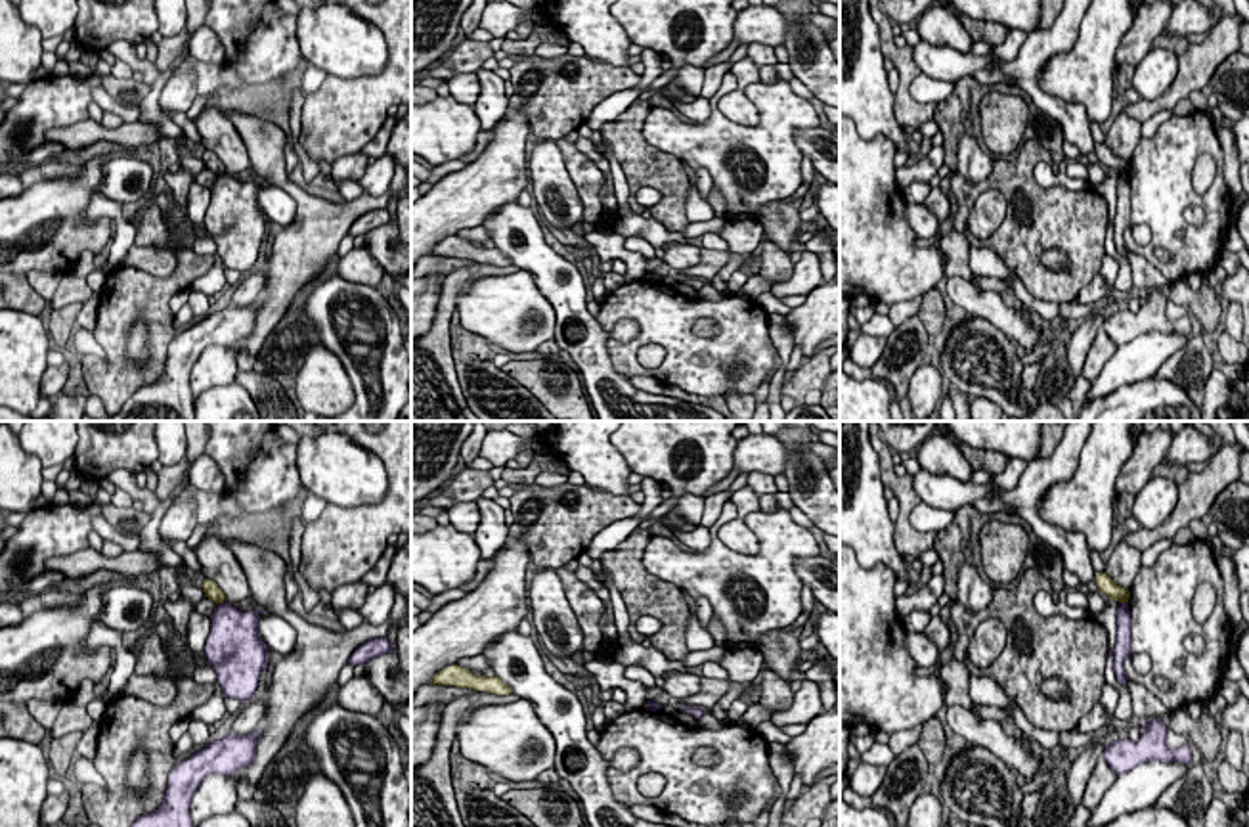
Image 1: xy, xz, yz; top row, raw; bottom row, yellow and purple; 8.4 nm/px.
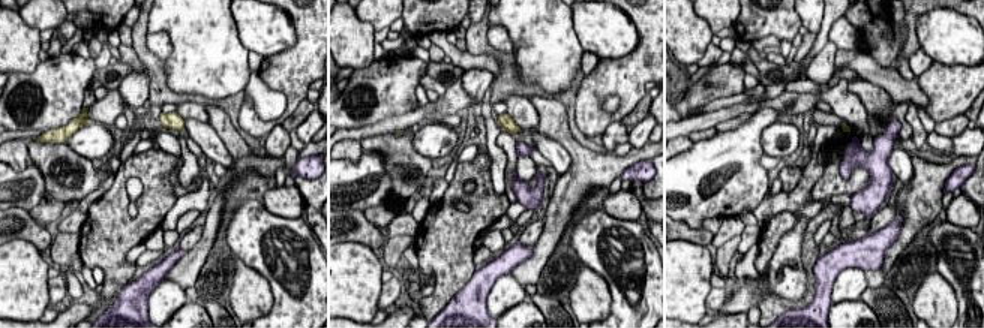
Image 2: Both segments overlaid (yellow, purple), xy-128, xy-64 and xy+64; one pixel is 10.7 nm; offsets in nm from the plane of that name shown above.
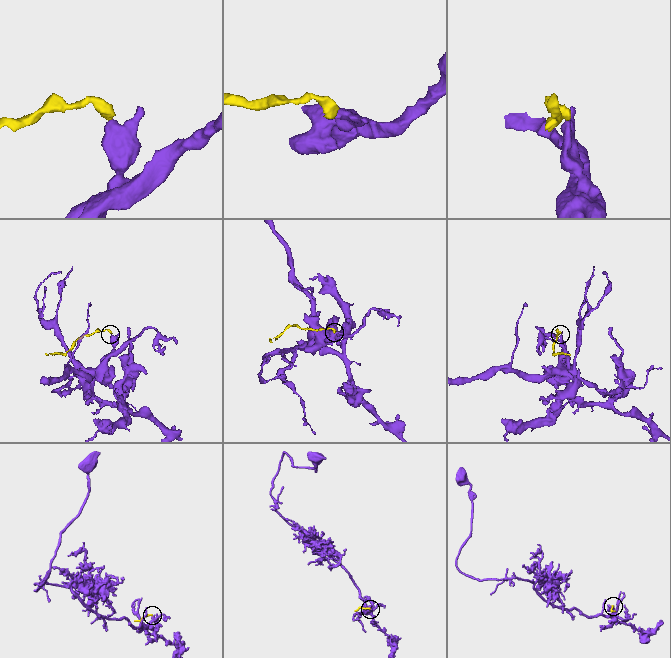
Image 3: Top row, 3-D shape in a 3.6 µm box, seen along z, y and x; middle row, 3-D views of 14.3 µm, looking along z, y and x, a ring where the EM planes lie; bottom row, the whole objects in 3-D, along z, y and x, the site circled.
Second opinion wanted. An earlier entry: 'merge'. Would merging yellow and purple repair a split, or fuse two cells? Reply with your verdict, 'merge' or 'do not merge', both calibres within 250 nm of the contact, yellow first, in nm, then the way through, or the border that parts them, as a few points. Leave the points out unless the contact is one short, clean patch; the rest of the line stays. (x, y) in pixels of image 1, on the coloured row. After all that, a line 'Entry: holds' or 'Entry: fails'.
do not merge; calibres 130 and 340 nm; border xy (224, 600), (217, 605)
Entry: fails

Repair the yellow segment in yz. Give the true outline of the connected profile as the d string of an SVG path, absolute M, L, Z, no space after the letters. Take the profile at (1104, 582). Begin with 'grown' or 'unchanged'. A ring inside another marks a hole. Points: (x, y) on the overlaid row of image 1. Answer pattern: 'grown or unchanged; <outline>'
unchanged; M1096 572L1094 582L1100 593L1106 593L1119 603L1128 603L1130 592L1117 586L1106 572Z

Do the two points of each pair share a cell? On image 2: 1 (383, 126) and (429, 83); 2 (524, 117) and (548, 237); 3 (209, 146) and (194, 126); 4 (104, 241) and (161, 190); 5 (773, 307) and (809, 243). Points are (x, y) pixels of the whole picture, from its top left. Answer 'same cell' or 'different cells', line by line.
1: different cells
2: different cells
3: same cell
4: same cell
5: same cell

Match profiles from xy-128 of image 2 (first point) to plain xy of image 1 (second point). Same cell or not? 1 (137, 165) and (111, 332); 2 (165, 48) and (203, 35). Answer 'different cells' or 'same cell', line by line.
1: same cell
2: same cell

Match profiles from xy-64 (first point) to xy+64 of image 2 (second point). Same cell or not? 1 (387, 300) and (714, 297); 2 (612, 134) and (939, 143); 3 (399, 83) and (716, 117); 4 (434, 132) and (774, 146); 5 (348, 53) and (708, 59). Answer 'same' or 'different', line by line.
1: same
2: different
3: different
4: same
5: different

